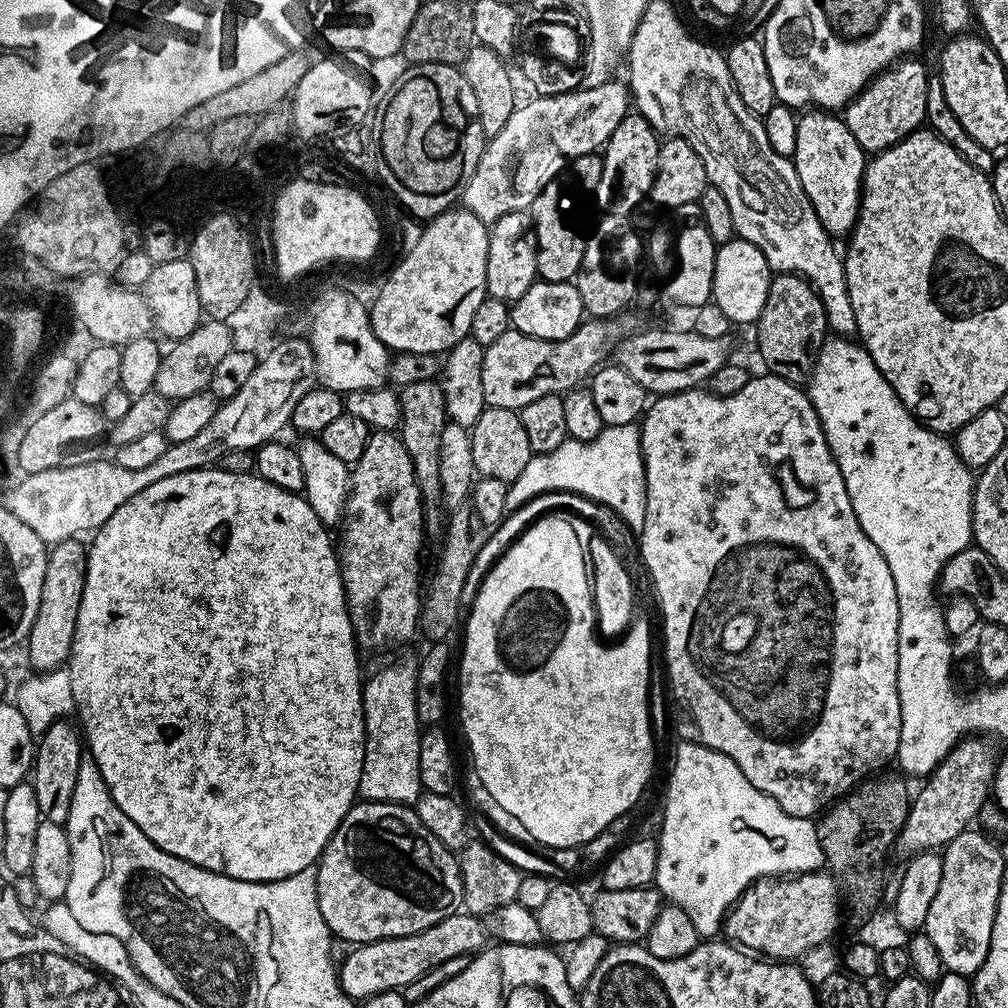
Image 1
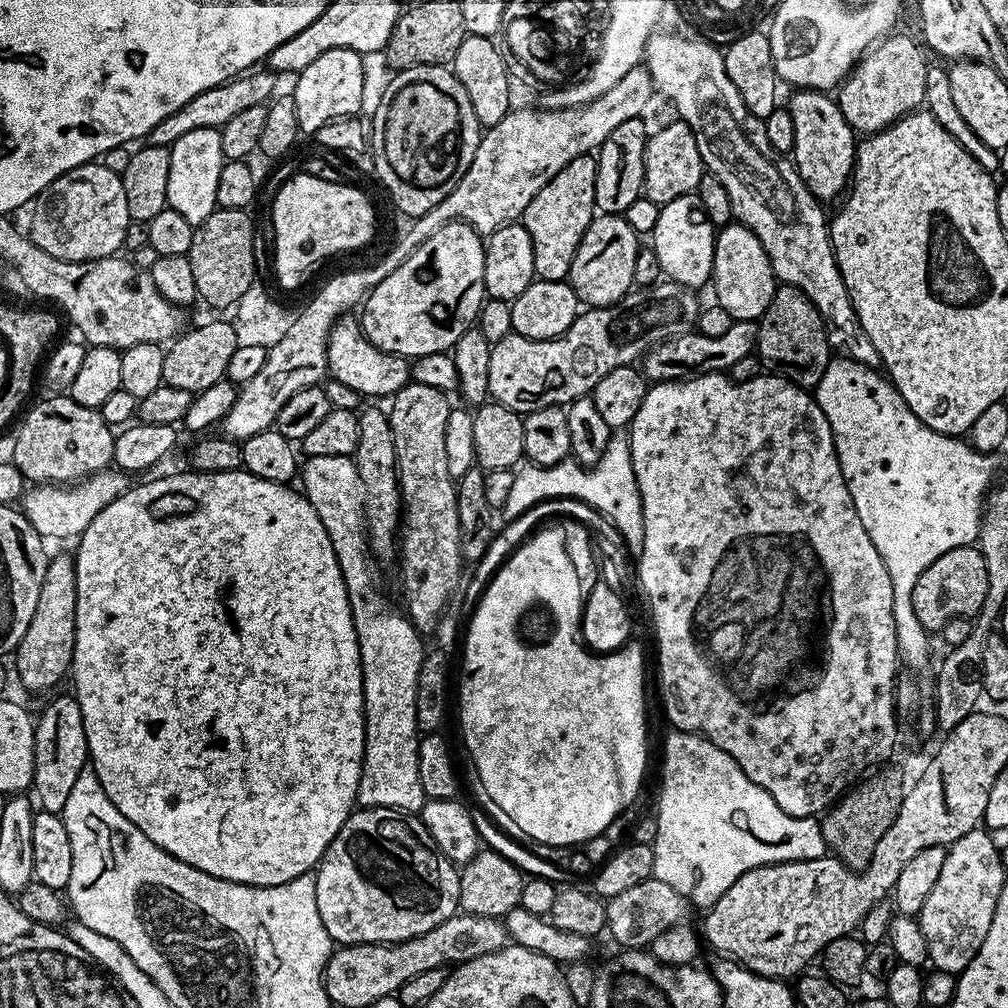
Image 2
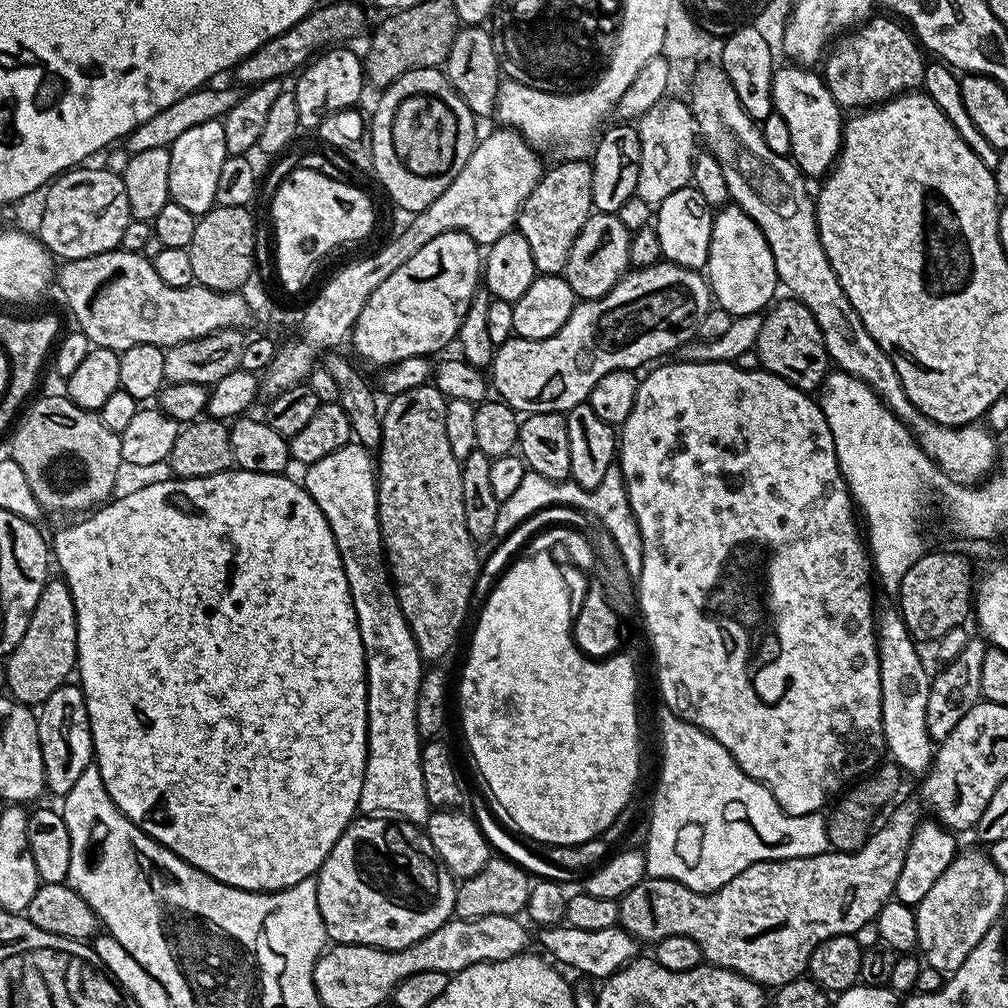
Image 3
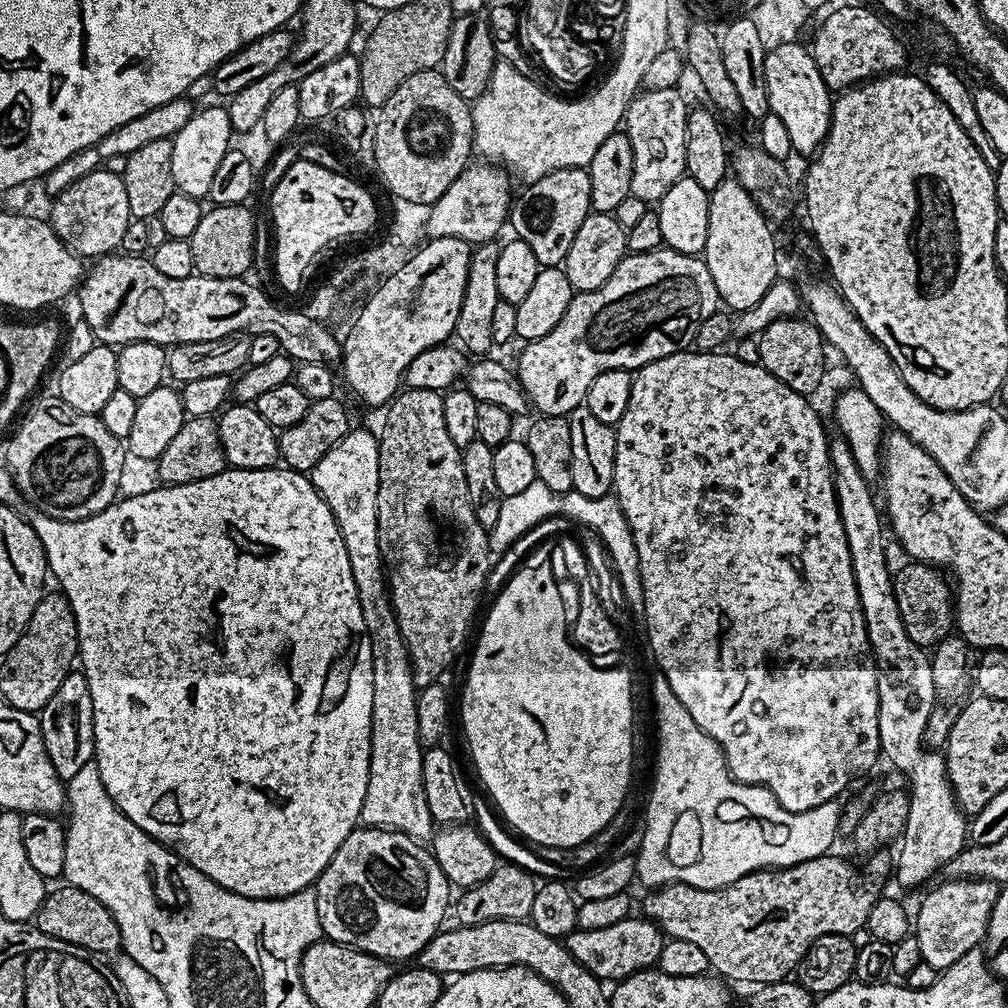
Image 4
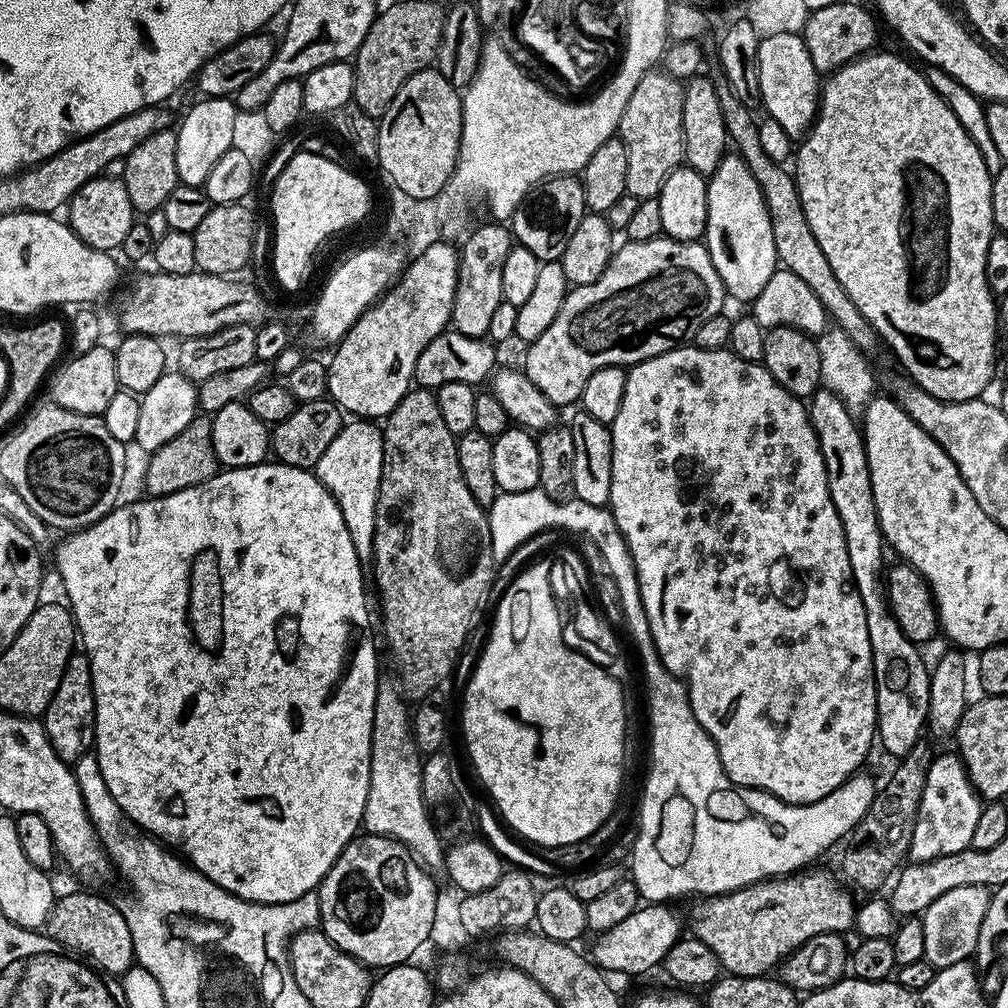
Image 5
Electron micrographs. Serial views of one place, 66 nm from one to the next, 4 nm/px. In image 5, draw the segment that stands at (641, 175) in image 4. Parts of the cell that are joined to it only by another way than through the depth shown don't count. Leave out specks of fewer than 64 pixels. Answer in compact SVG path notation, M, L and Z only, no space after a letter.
M667 70L650 71L634 86L634 94L630 94L626 110L622 110L618 129L618 139L626 146L627 195L639 200L657 199L668 175L684 164L683 97L684 84Z

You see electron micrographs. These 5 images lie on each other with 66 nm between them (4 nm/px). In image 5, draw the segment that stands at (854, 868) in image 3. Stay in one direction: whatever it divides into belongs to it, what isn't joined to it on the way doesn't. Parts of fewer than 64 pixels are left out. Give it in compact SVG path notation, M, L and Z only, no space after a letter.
M812 870L697 899L688 912L691 935L711 950L725 973L766 976L779 969L780 963L810 938L827 932L847 933L847 928L856 923L858 904L852 901L853 893L828 872L808 871Z

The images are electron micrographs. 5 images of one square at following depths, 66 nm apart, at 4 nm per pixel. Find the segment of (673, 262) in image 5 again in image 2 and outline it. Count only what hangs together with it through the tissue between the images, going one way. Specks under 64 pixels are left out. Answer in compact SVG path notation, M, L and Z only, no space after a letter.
M665 279L663 283L656 284L645 292L633 290L608 308L588 308L581 311L574 323L554 340L531 340L511 332L506 338L492 345L489 397L519 414L542 410L542 406L567 406L579 396L589 395L592 387L606 374L610 374L610 370L627 364L635 365L653 344L660 344L663 340L689 331L695 325L702 307L701 301L696 301L697 293L693 289L675 284L670 279Z

